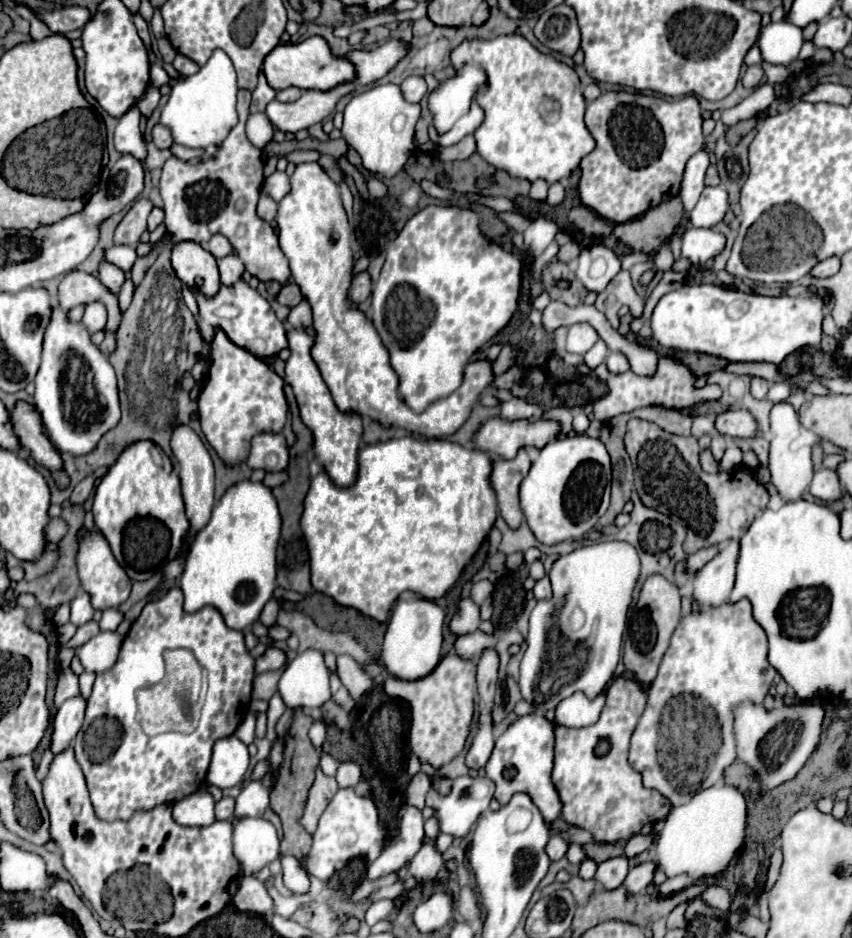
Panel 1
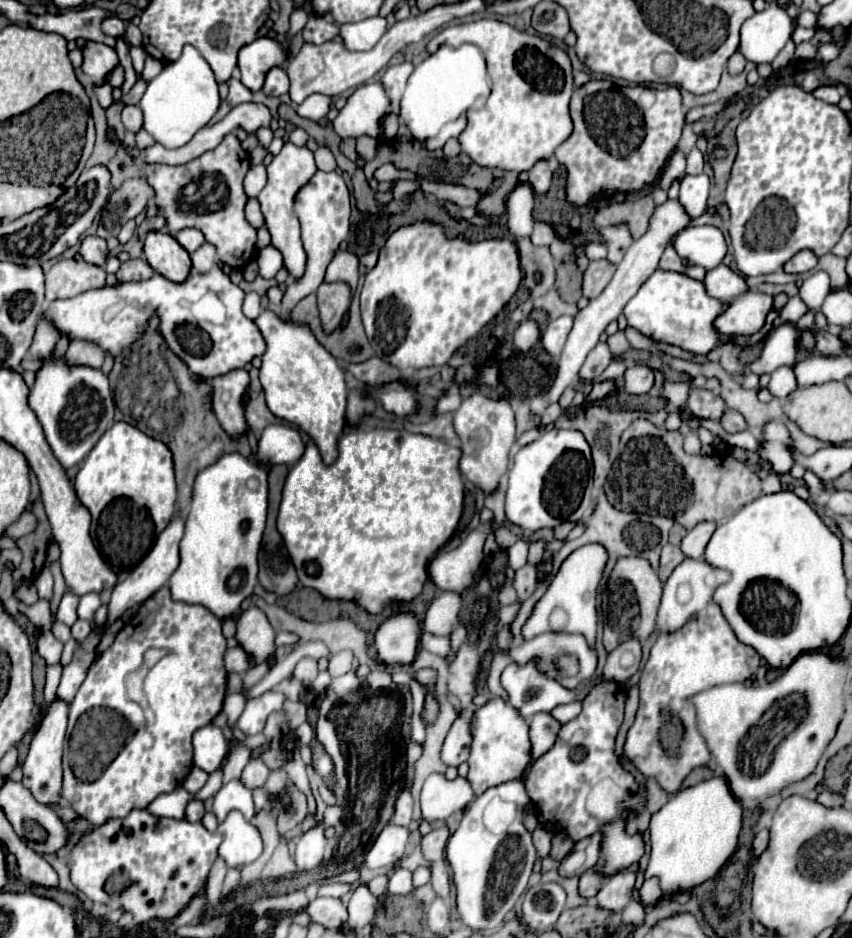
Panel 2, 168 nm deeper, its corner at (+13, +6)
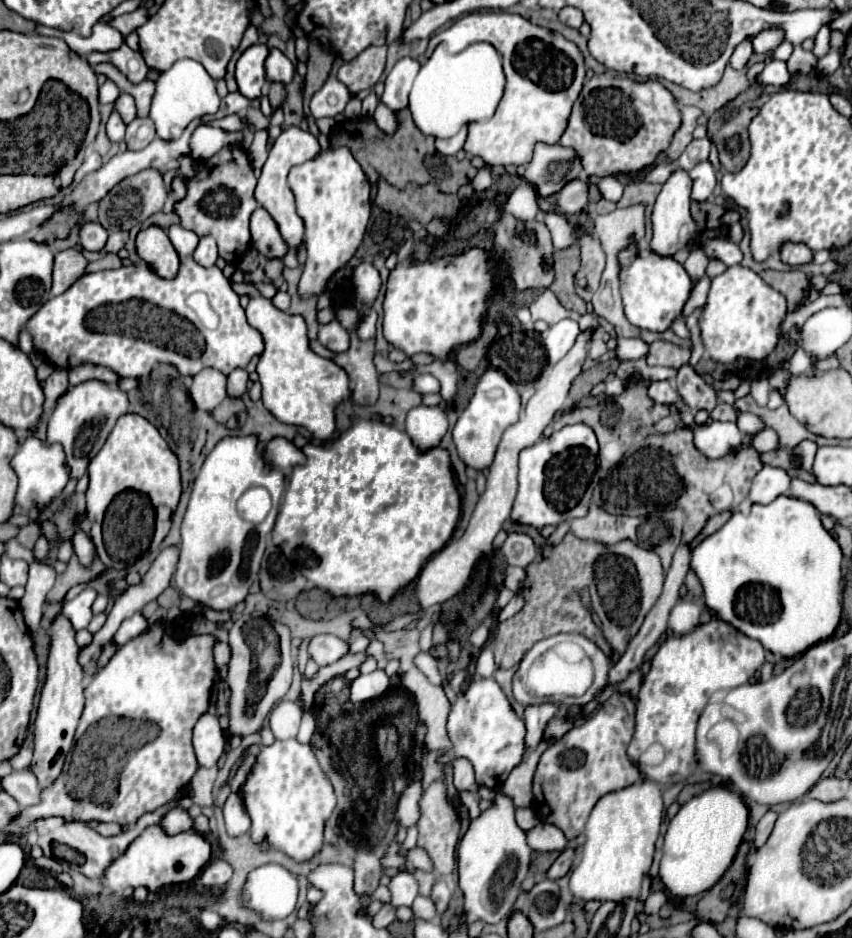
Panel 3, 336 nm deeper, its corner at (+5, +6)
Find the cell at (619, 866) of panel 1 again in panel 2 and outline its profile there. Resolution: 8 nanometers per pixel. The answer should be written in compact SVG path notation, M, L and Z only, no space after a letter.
M587 871L587 873L581 875L581 881L579 881L579 893L581 893L581 897L585 897L585 899L595 897L595 895L599 893L601 885L603 885L601 879L599 879L593 871Z

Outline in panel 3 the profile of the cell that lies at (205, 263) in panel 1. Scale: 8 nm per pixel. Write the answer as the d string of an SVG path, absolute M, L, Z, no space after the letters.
M147 227L137 235L137 253L139 257L165 279L173 279L179 273L179 255L171 247L171 239L161 227Z

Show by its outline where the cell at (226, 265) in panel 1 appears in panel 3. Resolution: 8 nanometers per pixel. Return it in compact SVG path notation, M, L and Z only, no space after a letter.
M201 237L199 245L197 245L195 253L193 253L193 259L195 259L199 265L203 265L203 267L213 267L215 261L217 261L217 257L219 257L219 253L217 253L217 243L215 243L215 239L211 239L211 237Z

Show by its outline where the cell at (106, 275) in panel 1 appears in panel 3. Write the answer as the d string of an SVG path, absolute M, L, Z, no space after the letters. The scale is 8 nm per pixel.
M85 223L79 231L81 245L87 251L97 251L97 253L103 251L105 243L107 243L107 237L109 237L109 233L99 223Z

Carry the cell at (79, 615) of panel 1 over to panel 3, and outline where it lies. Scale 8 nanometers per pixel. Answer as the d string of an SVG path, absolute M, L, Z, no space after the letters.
M89 587L89 589L83 589L75 599L71 599L63 605L63 615L71 621L75 631L85 629L89 625L89 621L93 617L91 615L91 603L95 601L95 597L97 597L97 591Z

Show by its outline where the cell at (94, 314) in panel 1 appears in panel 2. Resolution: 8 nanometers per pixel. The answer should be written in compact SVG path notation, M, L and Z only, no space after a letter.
M213 267L203 275L191 271L183 283L173 283L155 273L145 281L89 289L69 299L51 301L45 307L43 317L71 341L81 339L95 343L111 357L119 357L133 341L141 339L147 323L157 317L159 333L169 349L189 367L191 373L213 379L245 367L265 351L261 331L241 311L243 297L245 293L239 285L231 283L219 267Z

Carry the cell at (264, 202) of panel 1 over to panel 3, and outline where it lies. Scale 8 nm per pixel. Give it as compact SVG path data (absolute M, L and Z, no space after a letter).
M257 207L251 215L251 239L253 247L261 253L263 259L283 257L289 251L289 247L279 235L277 223L263 207Z

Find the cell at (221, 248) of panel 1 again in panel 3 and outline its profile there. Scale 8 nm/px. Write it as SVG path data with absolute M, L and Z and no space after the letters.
M171 225L169 231L167 231L173 247L177 249L179 257L187 257L187 255L193 255L197 243L199 243L199 235L195 235L193 231L187 231L185 227L181 225Z

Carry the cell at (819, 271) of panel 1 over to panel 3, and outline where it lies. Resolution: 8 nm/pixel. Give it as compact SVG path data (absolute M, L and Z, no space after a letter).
M785 243L779 251L779 257L787 265L807 265L813 261L813 251L801 243Z

